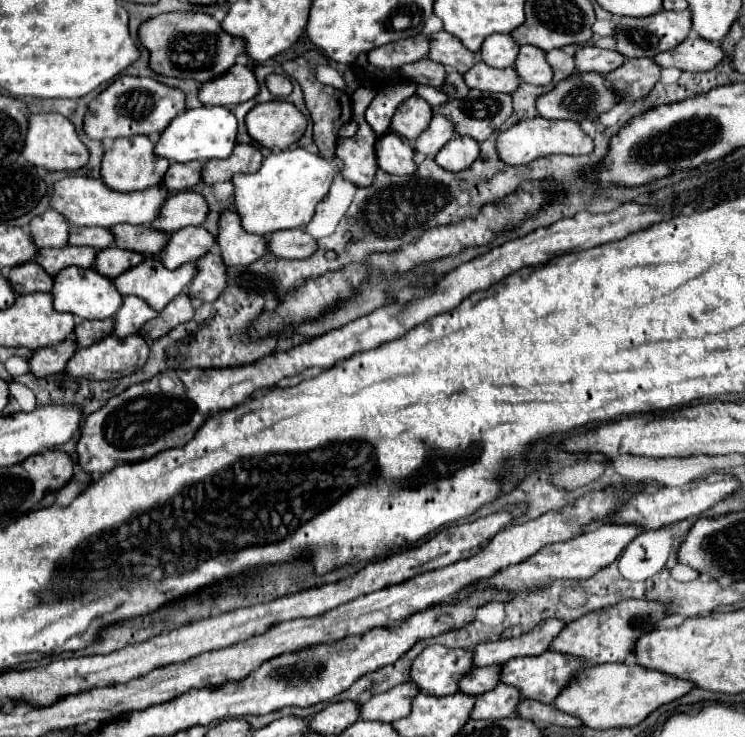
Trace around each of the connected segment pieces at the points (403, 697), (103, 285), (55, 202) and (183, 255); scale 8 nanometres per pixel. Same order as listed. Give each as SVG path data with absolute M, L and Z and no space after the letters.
M411 681L401 683L387 693L371 697L361 707L361 719L365 721L397 721L411 713L413 697L419 693L419 687Z
M65 267L55 275L55 285L51 289L53 293L53 307L61 313L73 313L77 319L107 319L113 317L123 303L123 295L117 291L113 279L101 275L95 271L95 267L83 269L83 267Z
M71 175L55 183L51 207L59 211L71 225L89 225L89 227L115 227L119 223L131 223L131 225L147 225L157 219L161 213L161 207L165 199L169 197L167 187L155 185L143 191L133 193L121 193L115 189L109 189L101 179Z
M201 225L201 227L183 227L181 231L173 233L169 237L167 247L155 255L159 261L163 261L165 267L177 269L183 263L193 263L201 255L209 253L217 239Z

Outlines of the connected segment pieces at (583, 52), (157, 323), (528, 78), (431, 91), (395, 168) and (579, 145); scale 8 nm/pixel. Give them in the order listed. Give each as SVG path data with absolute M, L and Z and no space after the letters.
M585 45L575 53L575 71L579 73L587 73L587 71L597 71L597 73L609 73L617 67L621 67L621 63L625 63L625 55L621 55L619 51L611 51L611 49L599 49L593 45Z
M181 293L161 311L157 319L145 323L145 327L139 333L151 339L159 339L161 335L169 333L173 327L193 319L193 315L195 315L195 307L193 307L191 297L187 293Z
M523 45L515 61L515 71L525 83L549 85L553 79L553 69L545 59L545 51L533 45Z
M417 85L416 95L425 99L432 107L442 105L448 99L443 91L426 85Z
M387 133L377 139L377 161L383 171L389 175L413 175L417 173L415 151L409 143L405 143L397 133Z
M543 117L523 119L517 125L503 131L497 139L497 151L507 165L527 165L537 157L565 153L565 155L585 155L593 151L593 139L581 129L577 121L551 121Z

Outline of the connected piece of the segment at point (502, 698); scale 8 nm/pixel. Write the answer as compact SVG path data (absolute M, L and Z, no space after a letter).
M499 683L495 689L479 695L475 699L471 719L505 719L517 715L517 707L523 695L517 687Z

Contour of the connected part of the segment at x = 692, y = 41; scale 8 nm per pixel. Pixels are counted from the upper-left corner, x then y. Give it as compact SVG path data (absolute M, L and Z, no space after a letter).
M691 35L675 49L657 53L653 59L659 63L659 67L677 67L681 71L701 73L715 69L725 59L725 51L703 37Z

